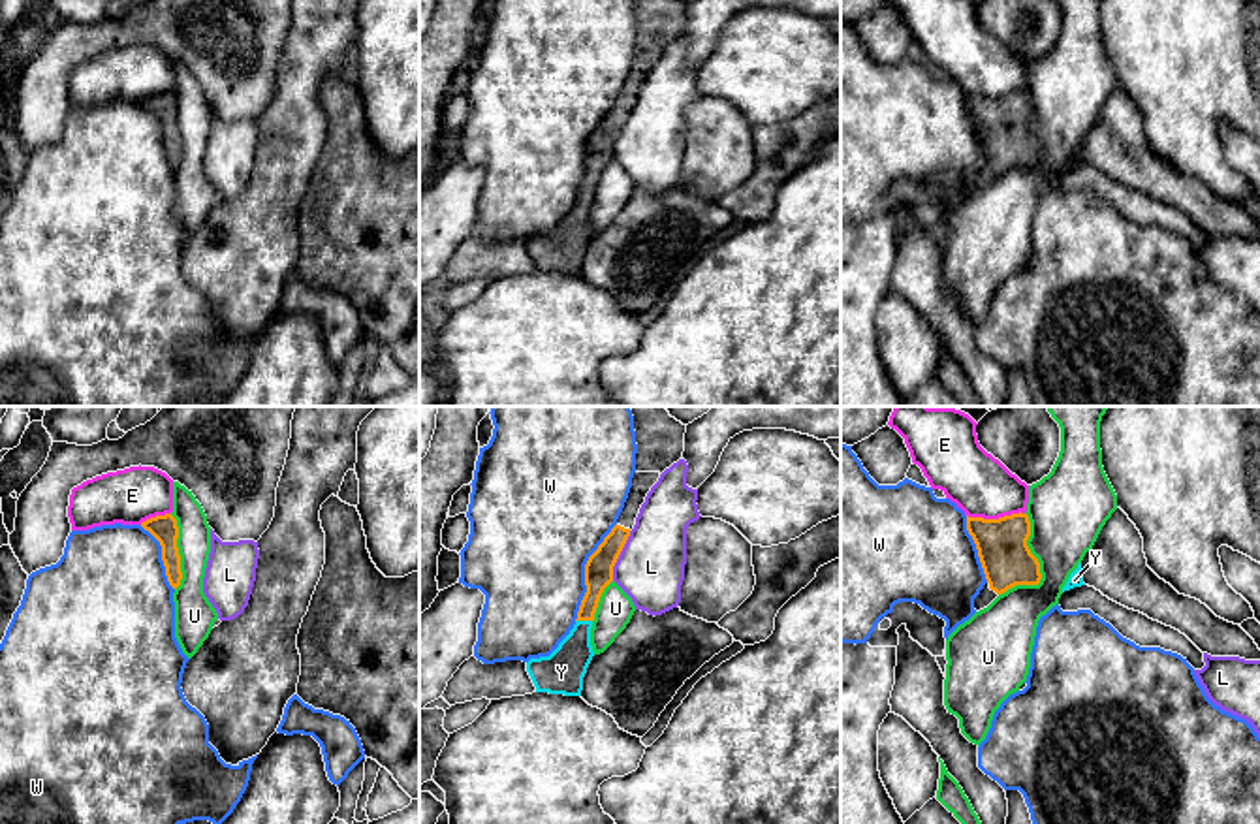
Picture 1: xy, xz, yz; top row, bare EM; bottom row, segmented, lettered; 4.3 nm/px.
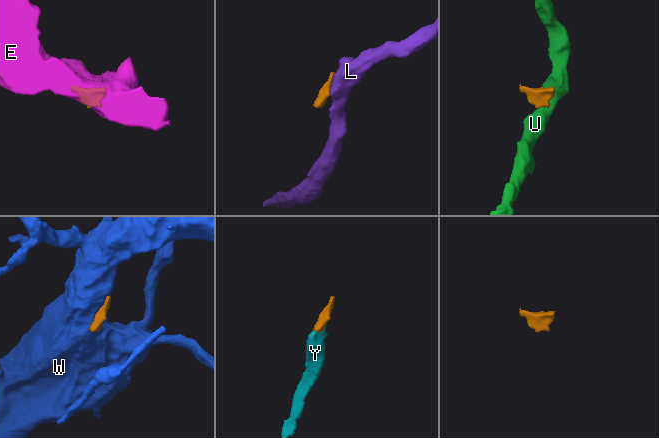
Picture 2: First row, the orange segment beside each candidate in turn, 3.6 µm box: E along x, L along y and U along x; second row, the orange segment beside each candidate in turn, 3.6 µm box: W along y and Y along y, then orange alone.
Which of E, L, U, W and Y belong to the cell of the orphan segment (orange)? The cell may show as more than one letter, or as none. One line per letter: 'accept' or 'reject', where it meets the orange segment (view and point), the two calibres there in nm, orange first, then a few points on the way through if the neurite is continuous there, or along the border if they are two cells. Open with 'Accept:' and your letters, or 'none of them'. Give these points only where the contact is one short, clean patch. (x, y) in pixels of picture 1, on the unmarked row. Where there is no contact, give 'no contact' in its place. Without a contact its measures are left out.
Accept: Y
E: reject; meets orange in yz at (995, 98); 220 nm thick on the orange side, 260 nm on the other
L: reject; meets orange in xz at (619, 132); 130 nm thick on the orange side, 280 nm on the other; border along xz (630, 110), (614, 145), (612, 158)
U: reject; meets orange in yz at (1039, 145); 220 nm thick on the orange side, 320 nm on the other; border along yz (1025, 91), (1027, 126), (1040, 158), (999, 174)
W: reject; meets orange in xz at (585, 151); 130 nm thick on the orange side, 480 nm on the other
Y: accept; meets orange in xz at (583, 198); 130 nm thick on the orange side, 180 nm on the other; runs through xz (598, 149), (583, 198), (574, 234), (561, 251)

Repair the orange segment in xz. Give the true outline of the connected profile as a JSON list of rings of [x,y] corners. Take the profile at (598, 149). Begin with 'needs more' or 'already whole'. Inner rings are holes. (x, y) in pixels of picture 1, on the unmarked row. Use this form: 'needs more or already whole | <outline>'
needs more | [[[634,0],[634,9],[638,32],[632,66],[617,103],[585,143],[587,171],[575,203],[549,235],[527,241],[536,271],[581,275],[583,256],[594,235],[591,207],[600,175],[613,160],[613,145],[636,103],[647,71],[660,53],[683,36],[686,4],[681,0]]]

